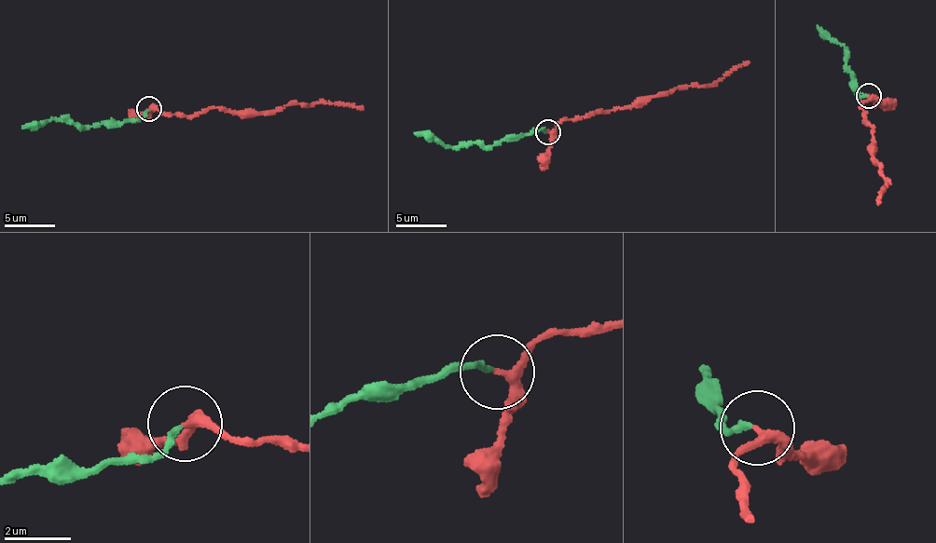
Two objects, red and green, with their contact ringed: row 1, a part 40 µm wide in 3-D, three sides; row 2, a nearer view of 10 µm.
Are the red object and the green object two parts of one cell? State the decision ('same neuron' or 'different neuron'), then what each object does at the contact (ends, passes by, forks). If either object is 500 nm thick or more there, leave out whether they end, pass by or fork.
same neuron | red passes by | green ends

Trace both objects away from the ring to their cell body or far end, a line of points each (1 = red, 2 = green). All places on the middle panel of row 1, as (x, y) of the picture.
1: (548, 132), (564, 120), (642, 104), (652, 96), (671, 93), (678, 88), (717, 84), (750, 62)
2: (546, 130), (540, 129), (481, 147), (471, 144), (446, 148), (414, 132)

